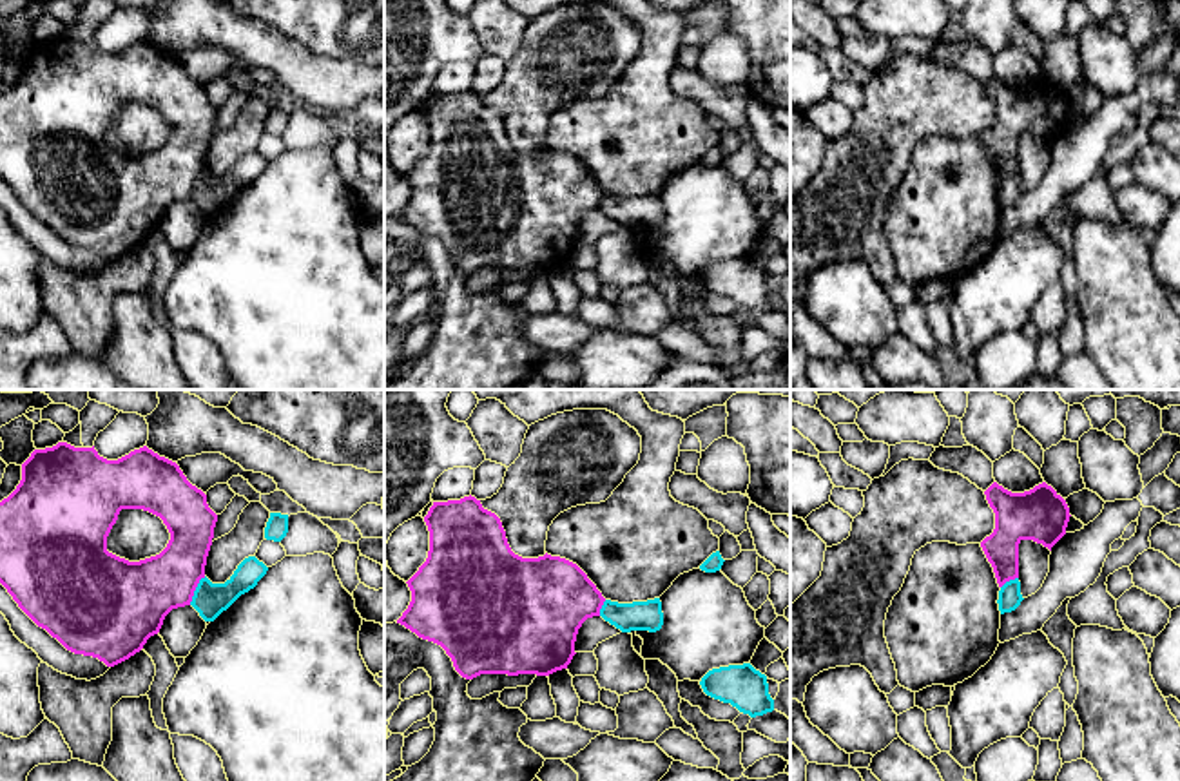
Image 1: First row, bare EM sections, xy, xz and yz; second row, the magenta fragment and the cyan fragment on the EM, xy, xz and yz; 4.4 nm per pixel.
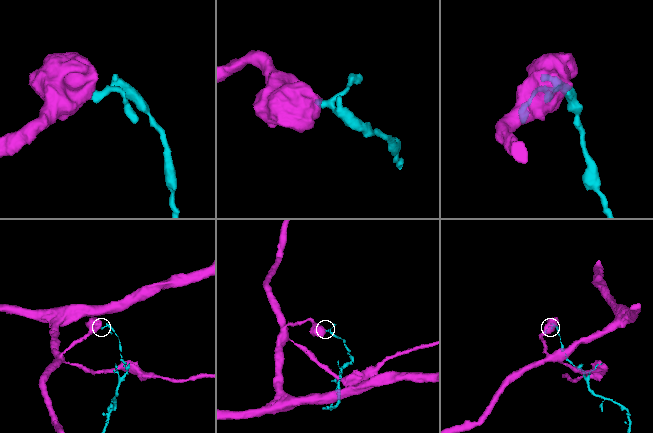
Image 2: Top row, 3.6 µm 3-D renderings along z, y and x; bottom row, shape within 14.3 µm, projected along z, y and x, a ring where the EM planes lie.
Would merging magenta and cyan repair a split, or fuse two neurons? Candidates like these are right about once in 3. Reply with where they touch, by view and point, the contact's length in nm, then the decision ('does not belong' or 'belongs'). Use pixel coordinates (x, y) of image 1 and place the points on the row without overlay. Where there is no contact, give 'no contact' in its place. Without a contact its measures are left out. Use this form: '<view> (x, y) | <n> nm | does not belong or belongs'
xy (194, 183) | 150 nm | does not belong

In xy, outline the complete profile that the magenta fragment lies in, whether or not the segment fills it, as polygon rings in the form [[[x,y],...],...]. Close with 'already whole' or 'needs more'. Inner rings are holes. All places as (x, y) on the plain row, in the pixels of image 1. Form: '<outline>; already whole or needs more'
[[[58,36],[31,47],[20,78],[0,96],[0,178],[67,245],[114,261],[140,246],[172,203],[190,199],[205,172],[216,116],[207,89],[147,40],[107,54],[94,40]],[[121,103],[160,111],[170,127],[167,141],[140,156],[109,147],[107,130]]]; already whole

